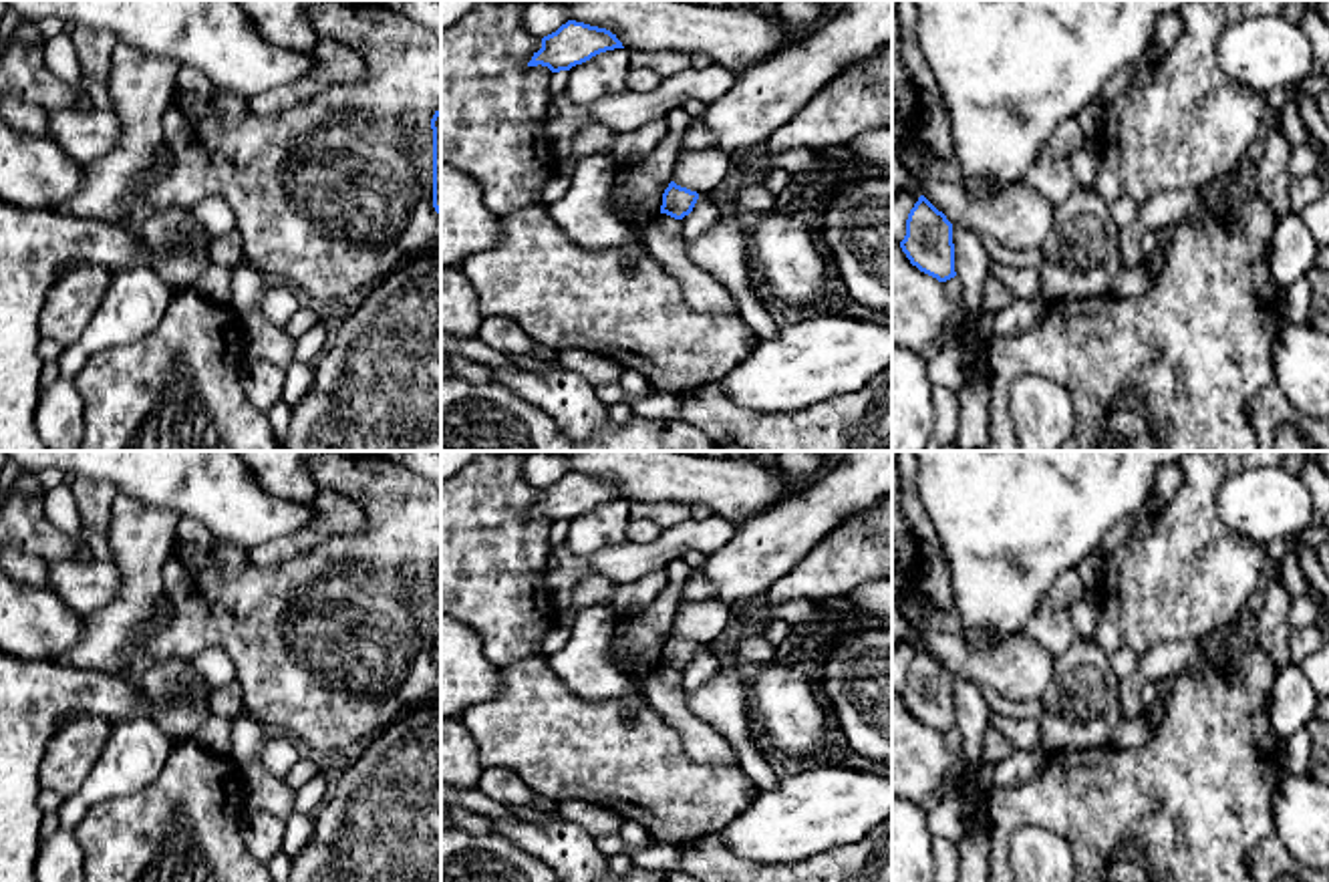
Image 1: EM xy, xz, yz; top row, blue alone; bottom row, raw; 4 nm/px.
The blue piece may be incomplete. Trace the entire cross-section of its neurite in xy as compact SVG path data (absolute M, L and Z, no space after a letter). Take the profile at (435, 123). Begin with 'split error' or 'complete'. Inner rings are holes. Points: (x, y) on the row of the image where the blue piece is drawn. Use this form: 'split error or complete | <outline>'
complete | M441 109L431 119L433 129L433 207L441 215Z

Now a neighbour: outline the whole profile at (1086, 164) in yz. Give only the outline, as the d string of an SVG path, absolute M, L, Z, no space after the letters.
M1087 141L1079 151L1075 151L1069 157L1069 165L1077 185L1093 185L1099 175L1101 161L1103 157L1097 141Z

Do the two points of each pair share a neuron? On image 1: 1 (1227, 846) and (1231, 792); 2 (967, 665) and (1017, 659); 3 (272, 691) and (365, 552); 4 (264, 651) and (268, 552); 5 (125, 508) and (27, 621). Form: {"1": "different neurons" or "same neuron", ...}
{"1": "same neuron", "2": "same neuron", "3": "same neuron", "4": "different neurons", "5": "different neurons"}

